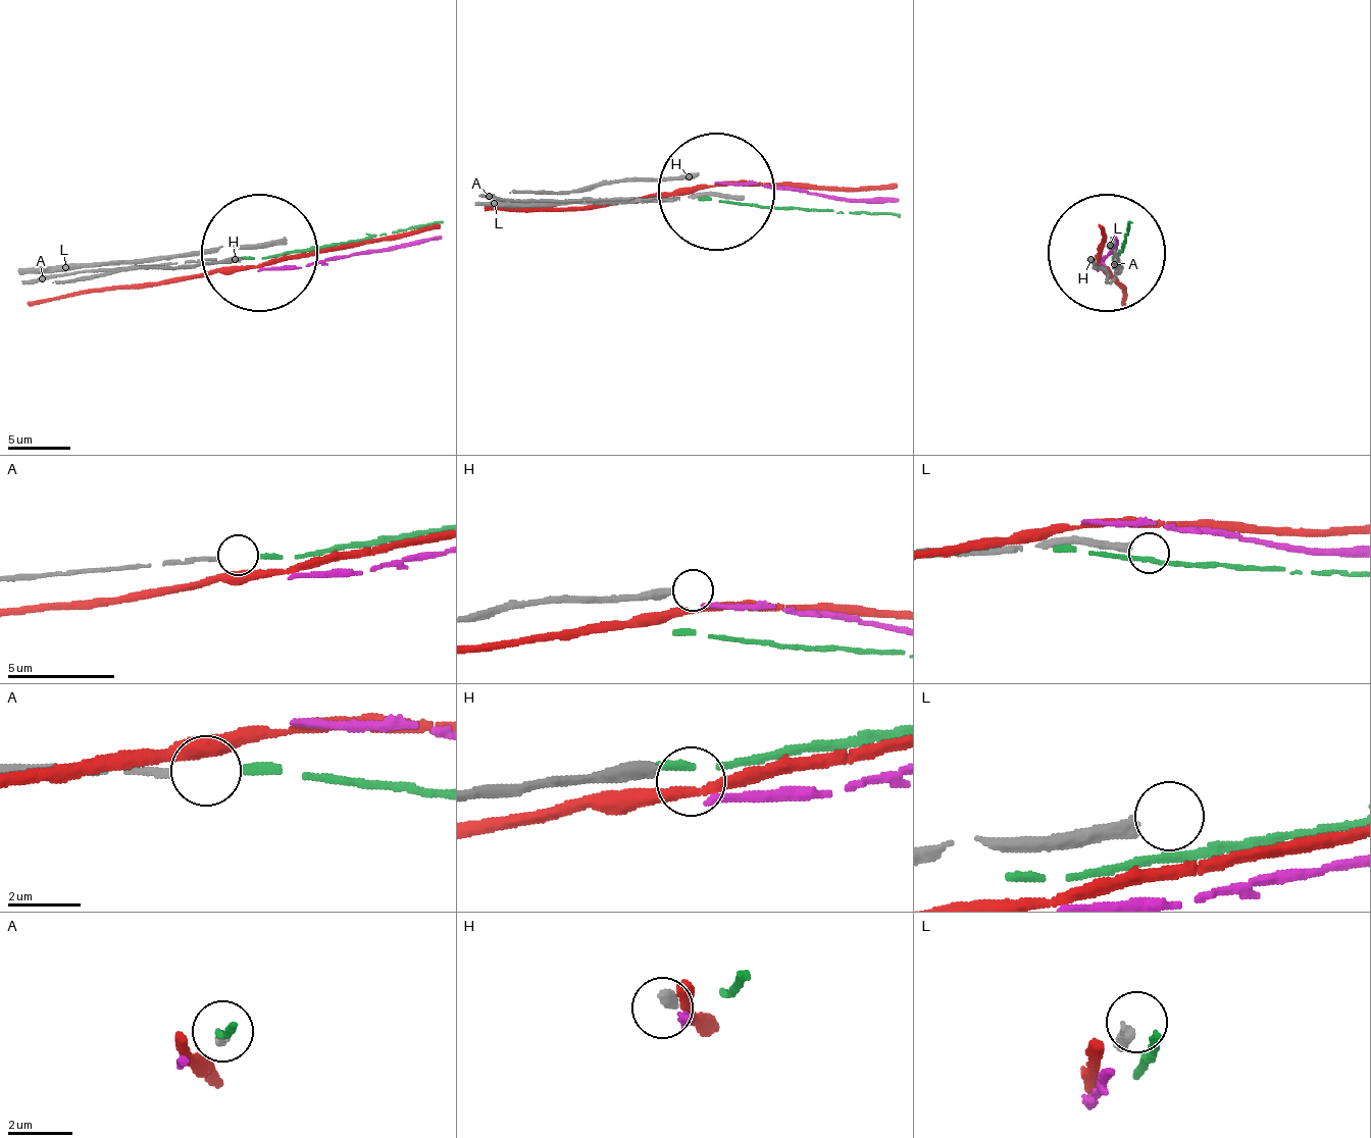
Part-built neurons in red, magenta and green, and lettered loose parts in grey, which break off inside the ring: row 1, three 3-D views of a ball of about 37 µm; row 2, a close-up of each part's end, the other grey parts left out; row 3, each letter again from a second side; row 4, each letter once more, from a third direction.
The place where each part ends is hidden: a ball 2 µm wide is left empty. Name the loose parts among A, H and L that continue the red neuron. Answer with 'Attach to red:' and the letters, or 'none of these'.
Attach to red: none of these

